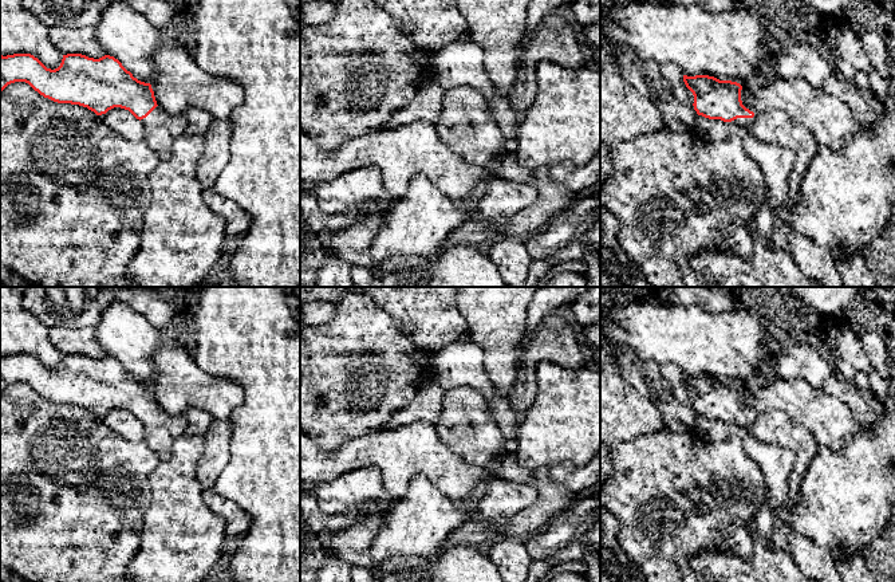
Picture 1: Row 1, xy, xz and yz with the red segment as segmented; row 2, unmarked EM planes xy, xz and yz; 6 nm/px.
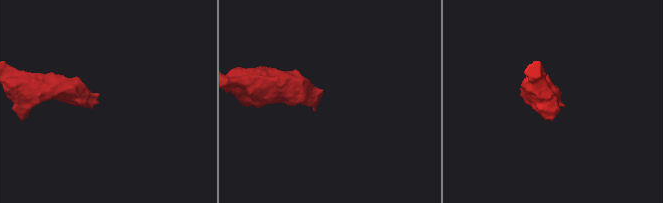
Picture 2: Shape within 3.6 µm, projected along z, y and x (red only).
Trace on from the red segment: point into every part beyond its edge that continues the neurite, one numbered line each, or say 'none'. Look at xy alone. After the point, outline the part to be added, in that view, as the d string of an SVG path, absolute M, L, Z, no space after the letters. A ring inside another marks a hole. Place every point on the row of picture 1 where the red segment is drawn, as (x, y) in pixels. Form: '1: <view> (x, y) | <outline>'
1: xy (161, 129) | M157 106L146 118L141 119L145 129L143 139L157 152L161 160L170 156L174 141L186 133L185 114L170 115Z

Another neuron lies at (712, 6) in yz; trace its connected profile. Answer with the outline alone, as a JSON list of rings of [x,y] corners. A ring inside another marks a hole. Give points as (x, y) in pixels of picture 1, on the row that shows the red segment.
[[[666,0],[667,3],[679,3],[685,7],[699,5],[709,12],[726,12],[733,11],[734,5],[730,0]]]

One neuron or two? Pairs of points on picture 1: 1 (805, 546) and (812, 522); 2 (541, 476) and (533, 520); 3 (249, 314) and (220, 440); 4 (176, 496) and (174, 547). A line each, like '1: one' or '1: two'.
1: two
2: one
3: two
4: one

